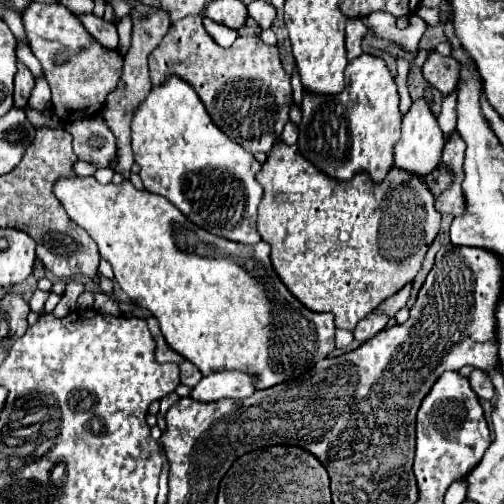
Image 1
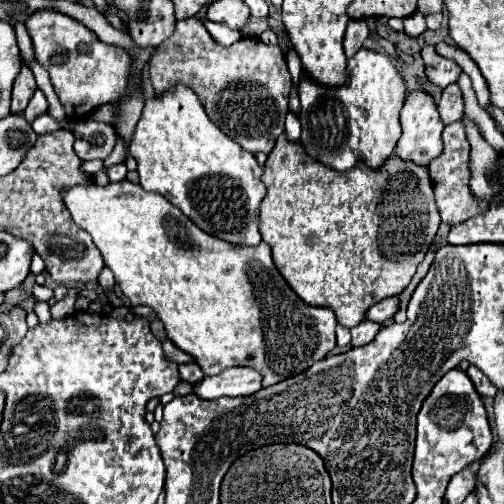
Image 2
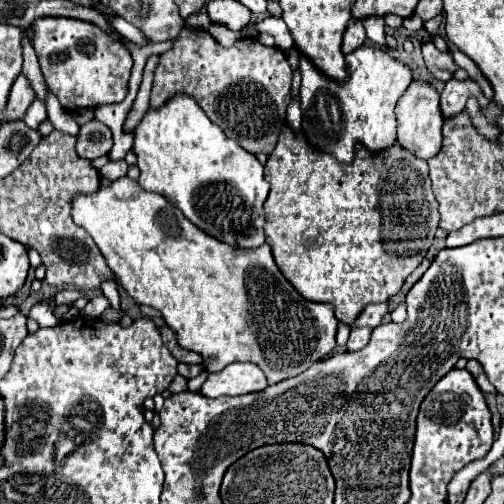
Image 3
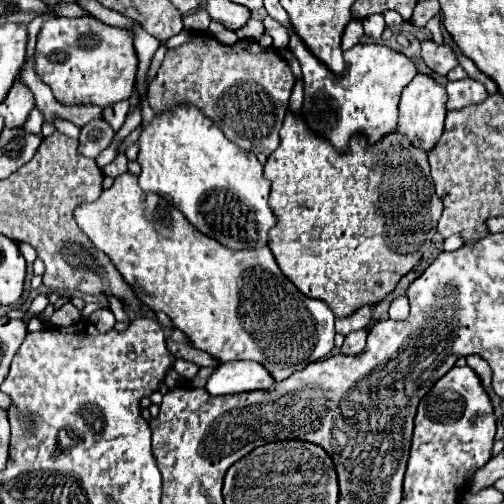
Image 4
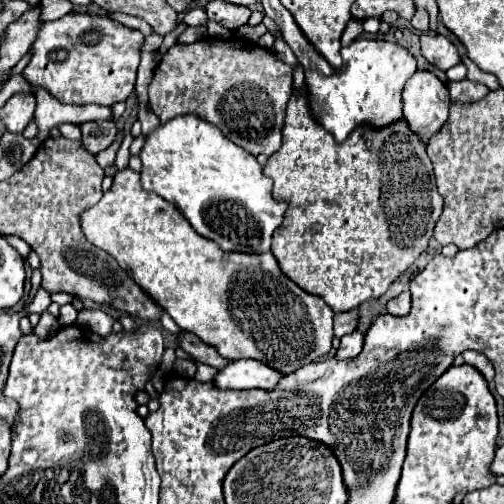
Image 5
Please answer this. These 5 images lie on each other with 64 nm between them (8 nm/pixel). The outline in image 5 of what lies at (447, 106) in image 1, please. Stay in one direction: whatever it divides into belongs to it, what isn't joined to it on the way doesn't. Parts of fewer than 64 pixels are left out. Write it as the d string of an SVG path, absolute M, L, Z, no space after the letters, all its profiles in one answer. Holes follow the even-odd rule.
M472 80L450 82L448 90L450 90L450 96L454 102L476 102L476 100L482 100L490 92L488 86L476 84Z

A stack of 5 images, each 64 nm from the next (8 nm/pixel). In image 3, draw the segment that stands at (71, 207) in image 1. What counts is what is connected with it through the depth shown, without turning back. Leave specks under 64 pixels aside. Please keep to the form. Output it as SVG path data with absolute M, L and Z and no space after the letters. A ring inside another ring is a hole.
M122 176L114 180L110 188L100 188L100 192L92 196L78 196L72 202L72 218L92 236L92 240L104 254L108 266L116 274L120 286L138 304L146 304L160 310L166 324L176 332L180 346L204 356L206 370L216 372L230 362L254 362L264 370L268 384L276 384L304 372L308 366L326 358L332 352L332 348L336 346L334 336L338 322L332 304L308 302L300 294L296 296L296 288L280 274L272 252L266 252L264 266L262 248L232 248L188 222L176 206L164 200L164 196L140 194L142 188L138 186L138 182L128 176Z

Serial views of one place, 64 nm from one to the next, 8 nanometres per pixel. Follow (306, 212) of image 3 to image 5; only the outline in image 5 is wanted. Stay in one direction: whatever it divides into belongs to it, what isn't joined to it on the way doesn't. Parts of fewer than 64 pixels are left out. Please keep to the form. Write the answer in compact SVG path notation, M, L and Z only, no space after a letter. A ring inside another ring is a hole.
M306 86L300 88L300 90L294 90L290 102L288 102L288 112L286 112L286 124L284 124L284 142L282 142L282 148L272 154L264 166L264 174L270 176L274 180L274 196L276 200L286 200L288 202L288 210L284 214L284 222L282 226L274 232L274 238L272 238L272 254L276 256L282 272L294 280L300 288L304 288L306 292L310 294L318 294L326 300L326 304L330 304L330 308L334 312L346 312L346 310L352 310L356 306L360 306L362 302L370 300L370 298L380 298L388 288L390 284L404 272L408 270L408 266L414 264L414 260L420 256L420 252L426 250L430 238L432 238L432 230L434 230L434 224L438 222L440 214L442 214L442 198L436 190L436 178L434 178L434 172L432 172L432 162L426 154L426 144L420 140L420 136L416 136L416 132L410 130L408 122L404 118L388 124L388 126L382 126L382 128L376 128L376 126L370 126L370 124L360 124L358 128L354 128L350 132L350 136L344 140L344 142L336 142L334 136L330 132L326 132L312 116L310 112L310 106L308 106L308 90ZM412 190L422 190L424 192L424 198L418 200L414 198Z

